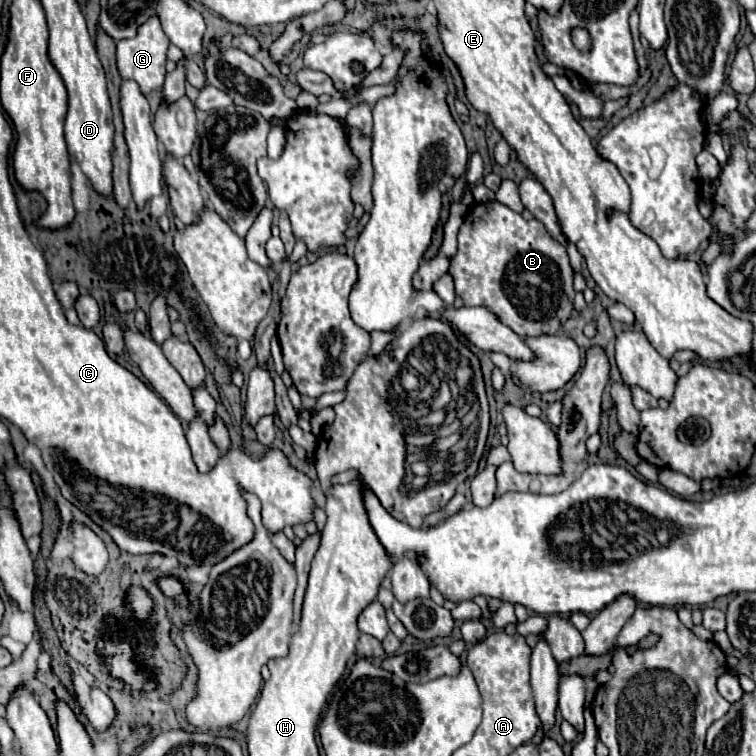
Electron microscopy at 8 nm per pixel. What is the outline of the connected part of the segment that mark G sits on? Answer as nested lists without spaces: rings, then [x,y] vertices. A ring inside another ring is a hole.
[[[152,16],[152,20],[148,20],[148,24],[144,24],[144,28],[140,28],[136,38],[120,40],[116,44],[116,64],[118,64],[118,72],[120,72],[122,80],[138,82],[142,94],[150,94],[154,90],[160,90],[164,84],[164,76],[166,76],[164,64],[166,64],[168,46],[170,46],[170,40],[164,34],[158,16]]]

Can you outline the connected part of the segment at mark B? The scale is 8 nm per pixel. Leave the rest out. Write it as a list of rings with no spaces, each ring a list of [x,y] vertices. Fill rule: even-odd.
[[[500,202],[474,204],[458,232],[458,254],[450,262],[450,272],[456,284],[456,294],[462,296],[464,306],[484,306],[502,324],[512,328],[518,336],[558,334],[562,324],[570,318],[574,306],[572,266],[566,248],[550,236],[540,220],[526,220],[518,212]]]

